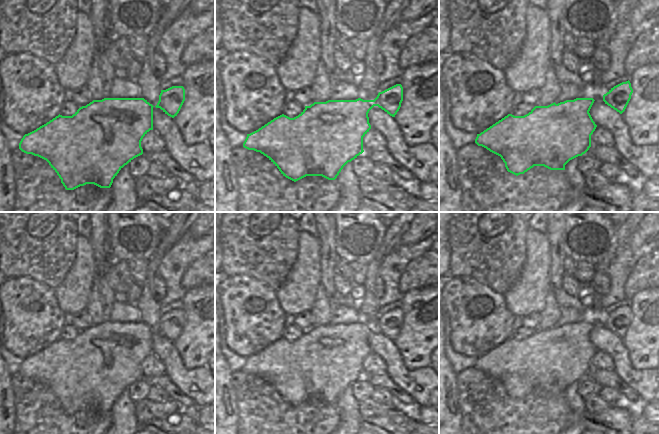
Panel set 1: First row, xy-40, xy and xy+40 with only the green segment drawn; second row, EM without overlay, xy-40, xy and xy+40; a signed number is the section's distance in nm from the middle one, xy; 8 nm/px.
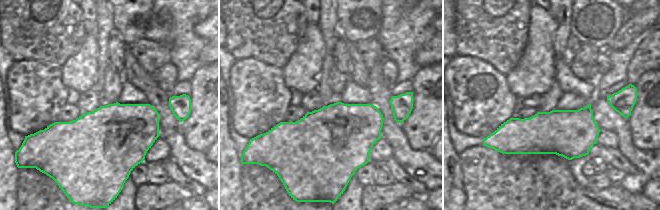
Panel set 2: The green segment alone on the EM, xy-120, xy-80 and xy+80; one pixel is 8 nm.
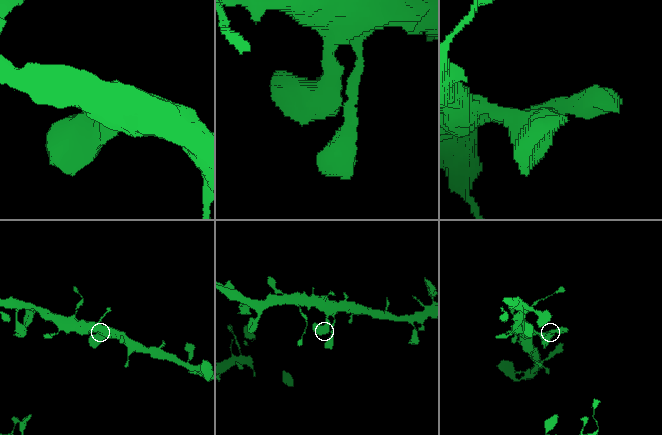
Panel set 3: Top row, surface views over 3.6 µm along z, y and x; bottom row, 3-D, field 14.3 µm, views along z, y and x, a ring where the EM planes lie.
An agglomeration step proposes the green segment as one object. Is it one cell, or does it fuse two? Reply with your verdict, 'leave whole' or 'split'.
leave whole

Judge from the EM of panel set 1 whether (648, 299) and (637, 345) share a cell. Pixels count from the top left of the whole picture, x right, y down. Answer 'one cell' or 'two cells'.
one cell

